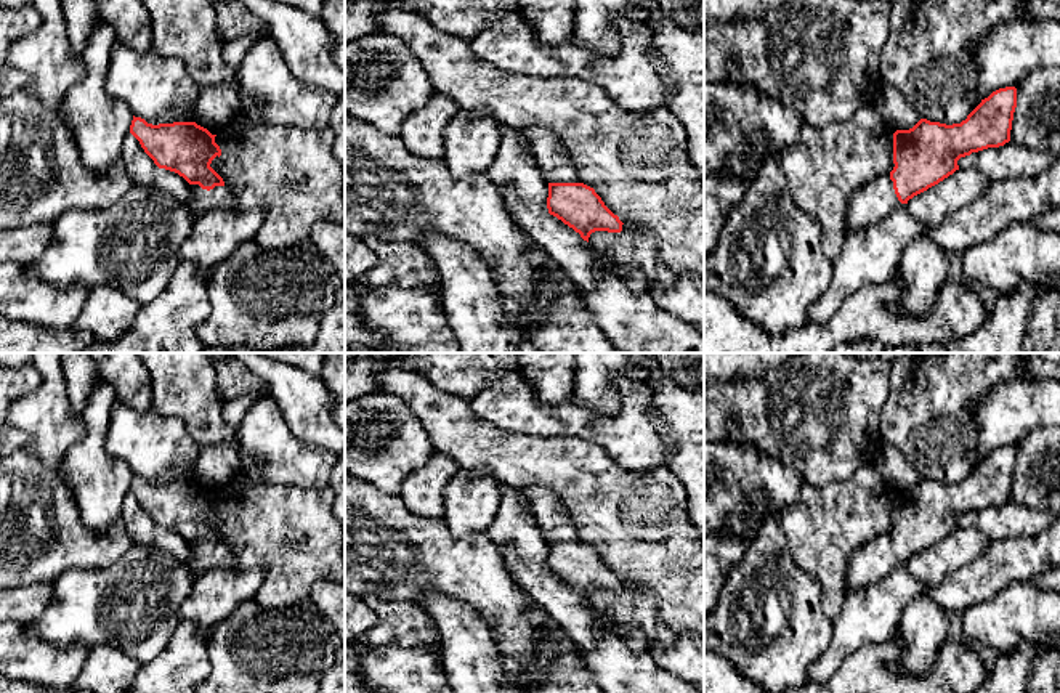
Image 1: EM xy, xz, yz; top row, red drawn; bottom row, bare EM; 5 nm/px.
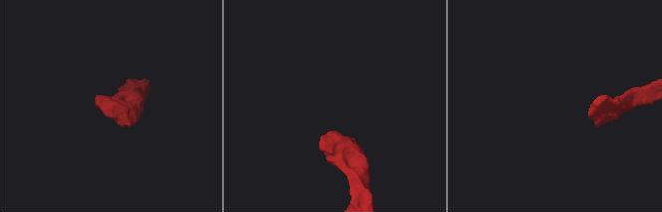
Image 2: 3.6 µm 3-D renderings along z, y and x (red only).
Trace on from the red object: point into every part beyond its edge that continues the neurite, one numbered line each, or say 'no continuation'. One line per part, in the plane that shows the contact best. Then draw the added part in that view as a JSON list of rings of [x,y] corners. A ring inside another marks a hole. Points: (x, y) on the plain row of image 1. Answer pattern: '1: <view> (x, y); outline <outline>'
1: xy (218, 557); outline [[[189,544],[189,547],[192,553],[192,561],[188,563],[188,566],[194,576],[215,568],[236,566],[236,561],[226,545],[215,545],[210,550],[202,549],[199,544]]]

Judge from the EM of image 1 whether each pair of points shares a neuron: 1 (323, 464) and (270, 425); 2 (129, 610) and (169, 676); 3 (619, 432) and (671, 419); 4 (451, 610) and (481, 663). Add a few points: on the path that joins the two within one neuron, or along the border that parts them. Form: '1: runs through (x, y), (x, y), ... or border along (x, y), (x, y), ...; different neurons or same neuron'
1: runs through (310, 464), (281, 438); same neuron
2: border along (178, 624), (169, 644), (154, 658), (141, 664); different neurons
3: border along (647, 385), (669, 448), (664, 459); different neurons
4: runs through (457, 623), (469, 650); same neuron

